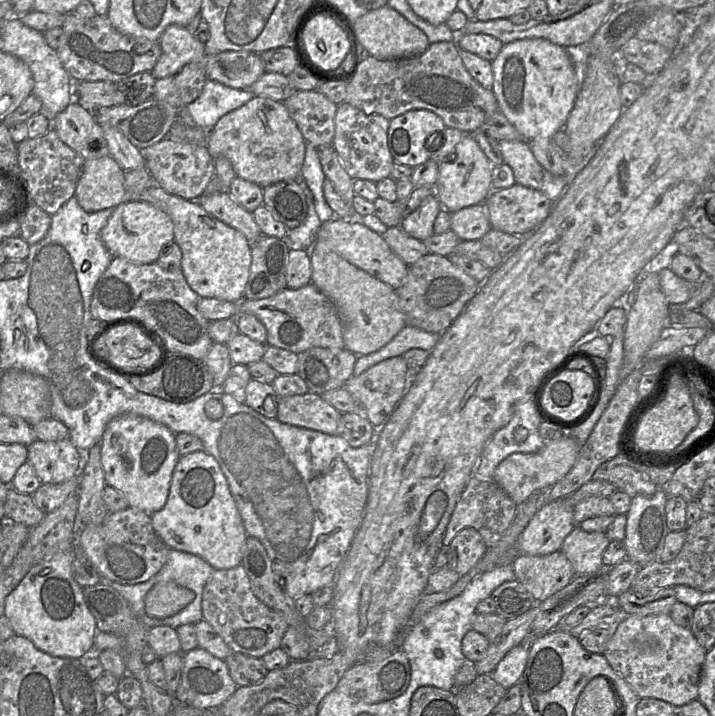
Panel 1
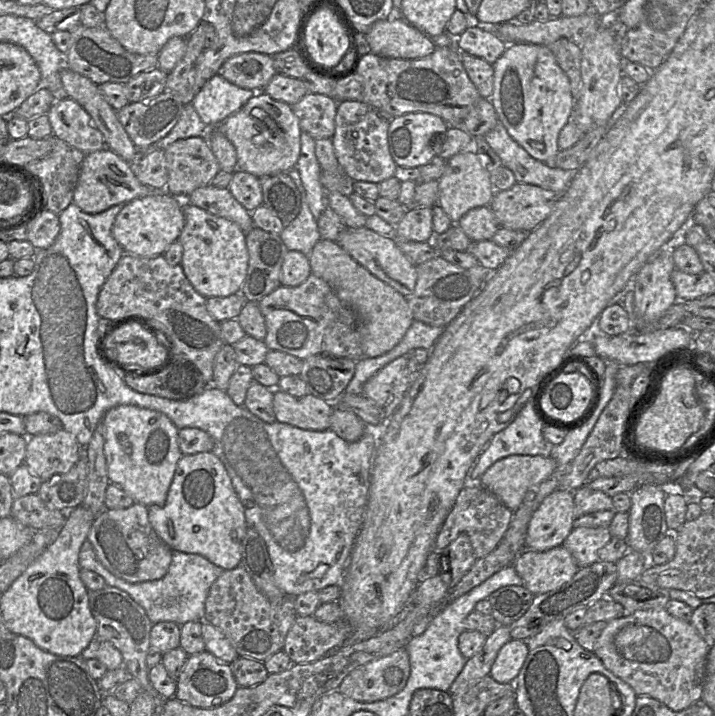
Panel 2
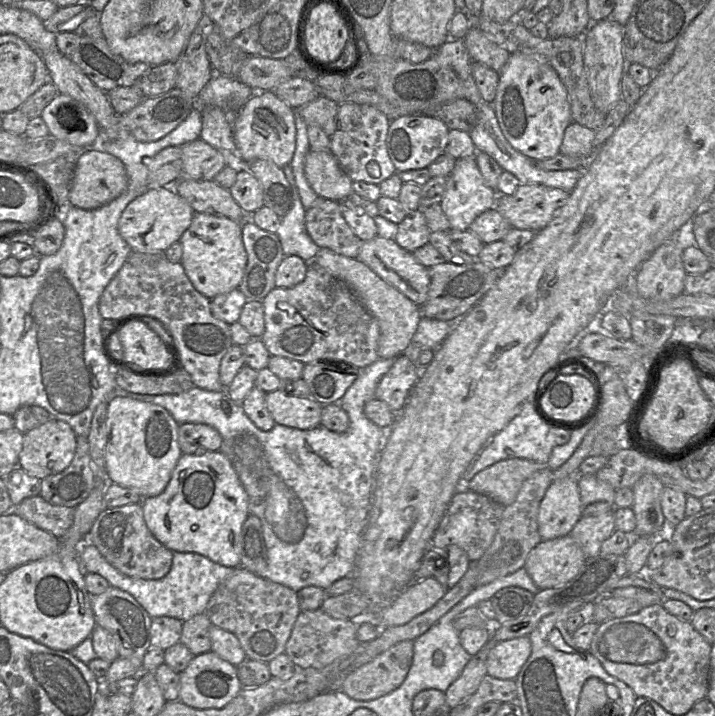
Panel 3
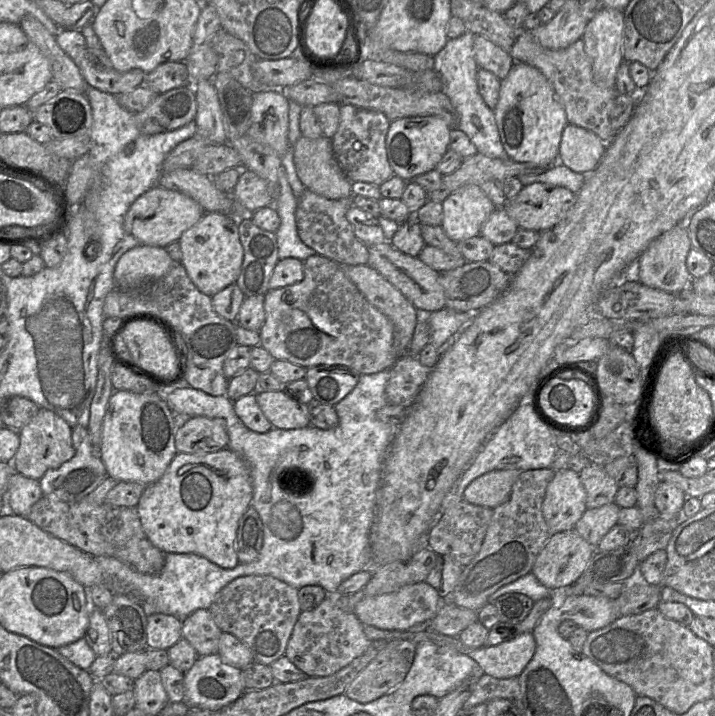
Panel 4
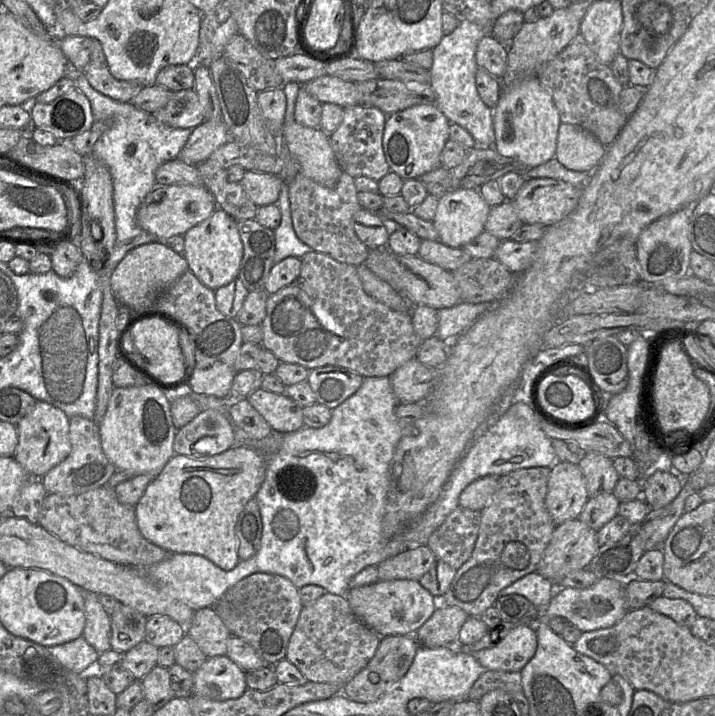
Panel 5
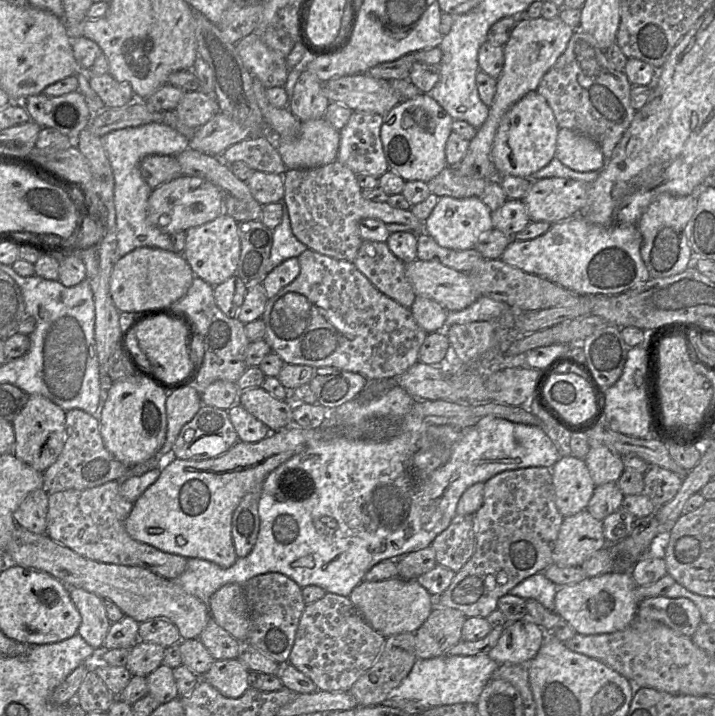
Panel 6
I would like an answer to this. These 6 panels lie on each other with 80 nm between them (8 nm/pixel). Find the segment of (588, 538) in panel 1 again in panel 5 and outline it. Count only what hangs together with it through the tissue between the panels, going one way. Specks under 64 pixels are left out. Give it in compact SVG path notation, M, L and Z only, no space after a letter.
M613 492L590 497L578 519L595 531L599 531L618 512L619 500Z

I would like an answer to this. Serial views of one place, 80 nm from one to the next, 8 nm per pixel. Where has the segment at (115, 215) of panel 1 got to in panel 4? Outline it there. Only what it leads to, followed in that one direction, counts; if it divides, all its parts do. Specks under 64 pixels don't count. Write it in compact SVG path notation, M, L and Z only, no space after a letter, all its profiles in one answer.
M156 184L132 203L125 215L124 227L140 244L166 248L170 243L179 241L182 233L195 225L204 213L189 196Z

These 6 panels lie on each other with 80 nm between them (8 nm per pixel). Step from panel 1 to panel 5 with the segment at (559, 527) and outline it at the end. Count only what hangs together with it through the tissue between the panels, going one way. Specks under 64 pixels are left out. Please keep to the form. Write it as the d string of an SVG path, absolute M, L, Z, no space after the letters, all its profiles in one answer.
M557 459L549 466L545 506L556 526L577 519L589 499L583 473L577 464Z

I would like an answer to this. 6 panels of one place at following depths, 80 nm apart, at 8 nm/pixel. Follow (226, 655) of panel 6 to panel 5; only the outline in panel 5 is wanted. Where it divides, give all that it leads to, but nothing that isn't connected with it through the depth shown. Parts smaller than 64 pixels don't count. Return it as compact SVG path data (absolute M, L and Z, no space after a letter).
M213 607L195 611L186 635L196 642L206 657L227 654L227 642L231 633Z

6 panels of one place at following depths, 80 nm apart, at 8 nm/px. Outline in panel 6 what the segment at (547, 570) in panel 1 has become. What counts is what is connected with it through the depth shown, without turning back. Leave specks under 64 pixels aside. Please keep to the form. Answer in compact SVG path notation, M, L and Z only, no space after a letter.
M585 509L564 518L554 544L552 562L560 567L578 567L606 545L602 521Z

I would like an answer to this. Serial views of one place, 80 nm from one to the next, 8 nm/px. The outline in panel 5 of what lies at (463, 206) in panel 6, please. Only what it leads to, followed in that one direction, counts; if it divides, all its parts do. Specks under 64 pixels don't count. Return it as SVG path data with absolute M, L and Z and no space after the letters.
M459 188L439 198L432 221L443 244L462 248L483 231L491 207L478 189Z

